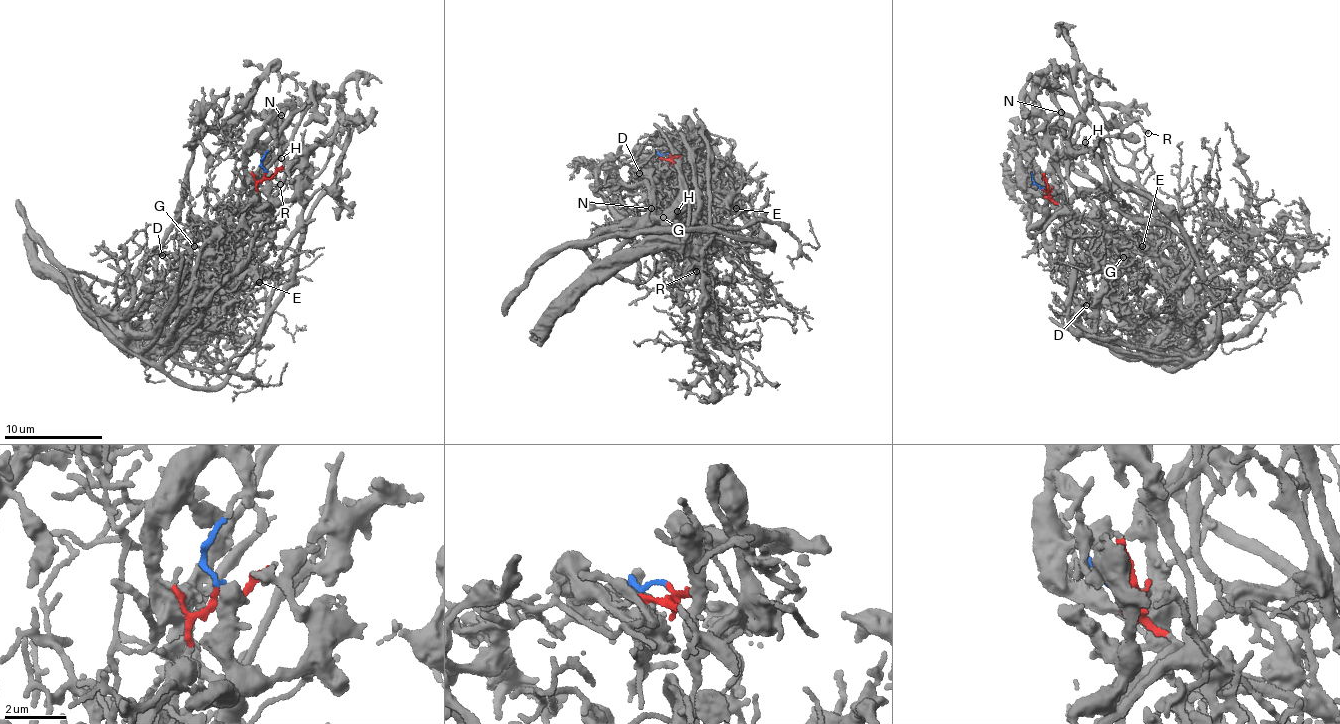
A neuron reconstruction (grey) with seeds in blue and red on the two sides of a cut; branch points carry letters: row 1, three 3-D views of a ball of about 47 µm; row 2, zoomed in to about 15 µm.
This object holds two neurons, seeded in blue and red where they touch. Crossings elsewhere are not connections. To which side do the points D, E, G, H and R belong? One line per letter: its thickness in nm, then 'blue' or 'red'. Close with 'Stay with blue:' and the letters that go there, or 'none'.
D: 160 nm thick; red
E: 180 nm thick; red
G: 200 nm thick; red
H: 200 nm thick; blue
R: 200 nm thick; blue
Stay with blue: H, R

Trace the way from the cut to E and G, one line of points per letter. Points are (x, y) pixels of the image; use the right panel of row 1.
E: (1043, 187), (1111, 229), (1112, 259), (1138, 254), (1143, 248), (1131, 239), (1121, 245), (1137, 236), (1142, 247)
G: (1043, 187), (1049, 198), (1107, 228), (1110, 234), (1104, 240), (1110, 251), (1123, 257)

